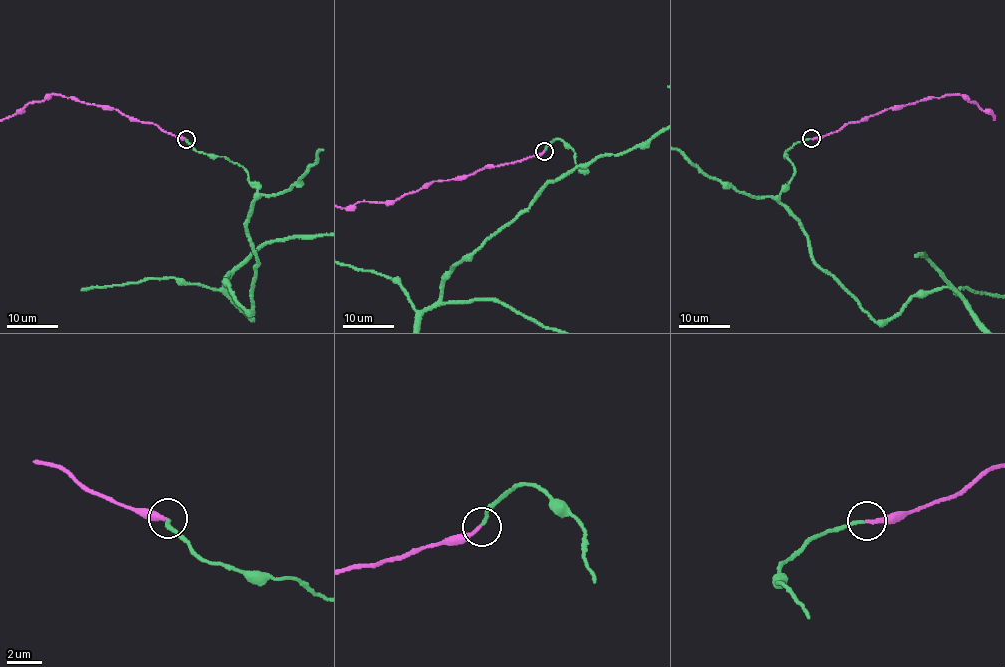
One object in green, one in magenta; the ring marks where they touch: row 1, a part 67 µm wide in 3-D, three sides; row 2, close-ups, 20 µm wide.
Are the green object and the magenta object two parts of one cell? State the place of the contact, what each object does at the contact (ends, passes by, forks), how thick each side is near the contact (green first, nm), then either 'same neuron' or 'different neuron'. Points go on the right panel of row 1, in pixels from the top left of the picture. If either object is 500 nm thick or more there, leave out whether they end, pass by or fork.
place (811, 138); green ends; magenta ends; calibres 180 and 220 nm; same neuron

